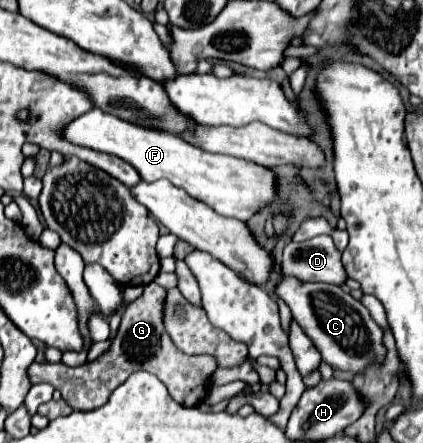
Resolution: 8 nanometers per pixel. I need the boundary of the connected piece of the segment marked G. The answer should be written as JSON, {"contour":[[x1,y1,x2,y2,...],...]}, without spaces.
{"contour":[[151,282,143,286,143,294,131,302,121,318,117,334,111,338,111,346,105,354,101,354,97,360,87,362,79,368,67,368,65,364,49,364,49,362,33,362,27,368,27,376,31,384,49,382,53,388,57,388,63,396,63,400,73,410,95,410,107,402,107,396,123,384,133,372,145,370,155,374,167,388,169,394,185,408,195,408,203,402,203,398,209,392,211,376,217,370,217,360,213,356,201,354,201,356,189,356,183,354,167,336,163,326,163,304,165,304,167,290,161,288,157,282]]}

